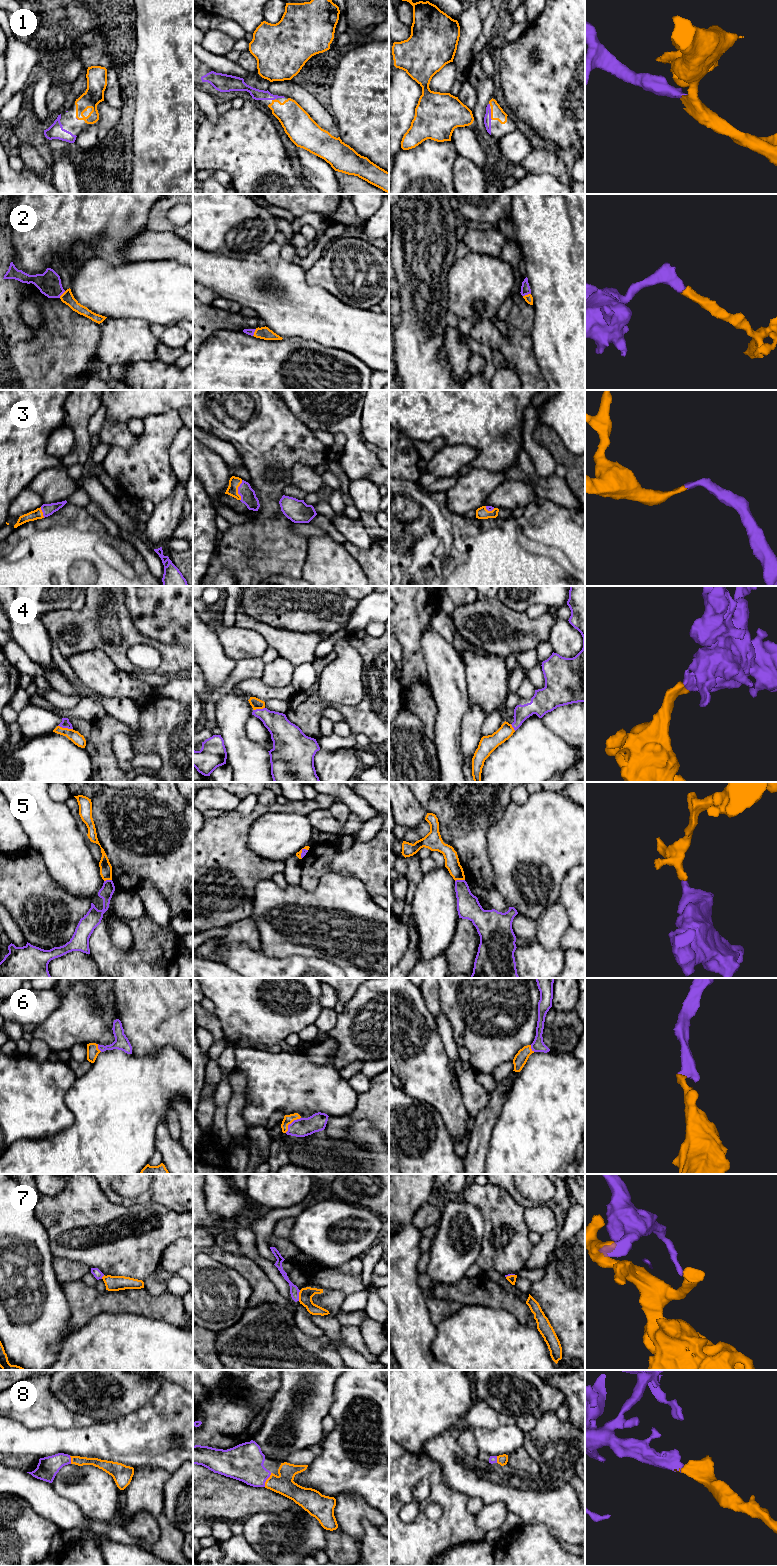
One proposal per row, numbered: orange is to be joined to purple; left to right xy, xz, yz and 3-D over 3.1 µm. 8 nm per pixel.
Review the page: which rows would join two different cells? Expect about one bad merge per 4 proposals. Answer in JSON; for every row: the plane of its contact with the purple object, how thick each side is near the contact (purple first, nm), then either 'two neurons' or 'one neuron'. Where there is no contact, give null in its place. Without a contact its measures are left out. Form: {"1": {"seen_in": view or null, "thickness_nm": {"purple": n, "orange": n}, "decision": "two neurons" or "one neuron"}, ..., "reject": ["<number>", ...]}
{"1": {"seen_in": "yz", "thickness_nm": {"purple": 60, "orange": 110}, "decision": "one neuron"}, "2": {"seen_in": "yz", "thickness_nm": {"purple": 80, "orange": 70}, "decision": "one neuron"}, "3": {"seen_in": "xz", "thickness_nm": {"purple": 120, "orange": 90}, "decision": "one neuron"}, "4": {"seen_in": "xy", "thickness_nm": {"purple": 70, "orange": 90}, "decision": "one neuron"}, "5": {"seen_in": "yz", "thickness_nm": {"purple": 190, "orange": 120}, "decision": "two neurons"}, "6": {"seen_in": "xz", "thickness_nm": {"purple": 150, "orange": 80}, "decision": "one neuron"}, "7": {"seen_in": "xz", "thickness_nm": {"purple": 80, "orange": 110}, "decision": "two neurons"}, "8": {"seen_in": "xz", "thickness_nm": {"purple": 300, "orange": 160}, "decision": "one neuron"}, "reject": ["5", "7"]}

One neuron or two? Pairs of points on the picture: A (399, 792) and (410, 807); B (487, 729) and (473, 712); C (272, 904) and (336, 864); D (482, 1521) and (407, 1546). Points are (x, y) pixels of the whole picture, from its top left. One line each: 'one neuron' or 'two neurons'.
A: one neuron
B: two neurons
C: two neurons
D: two neurons

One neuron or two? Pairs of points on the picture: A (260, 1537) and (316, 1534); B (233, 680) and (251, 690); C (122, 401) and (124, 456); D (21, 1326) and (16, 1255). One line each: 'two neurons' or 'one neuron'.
A: one neuron
B: two neurons
C: two neurons
D: one neuron

